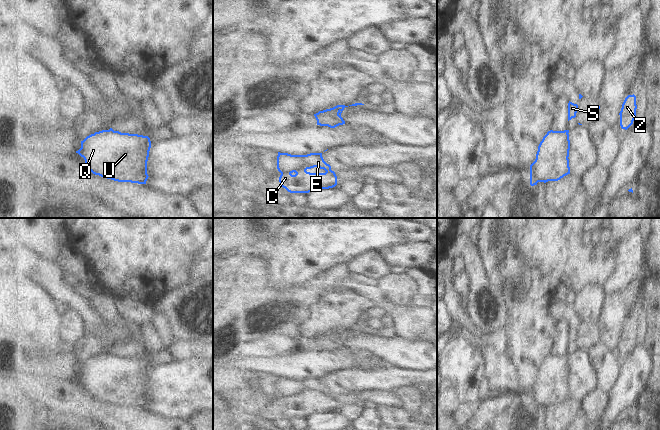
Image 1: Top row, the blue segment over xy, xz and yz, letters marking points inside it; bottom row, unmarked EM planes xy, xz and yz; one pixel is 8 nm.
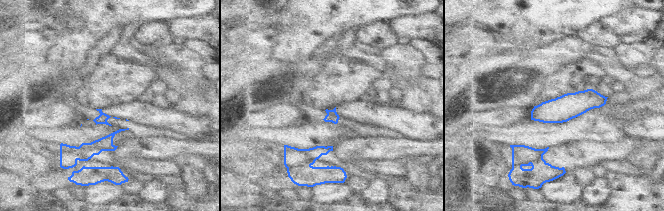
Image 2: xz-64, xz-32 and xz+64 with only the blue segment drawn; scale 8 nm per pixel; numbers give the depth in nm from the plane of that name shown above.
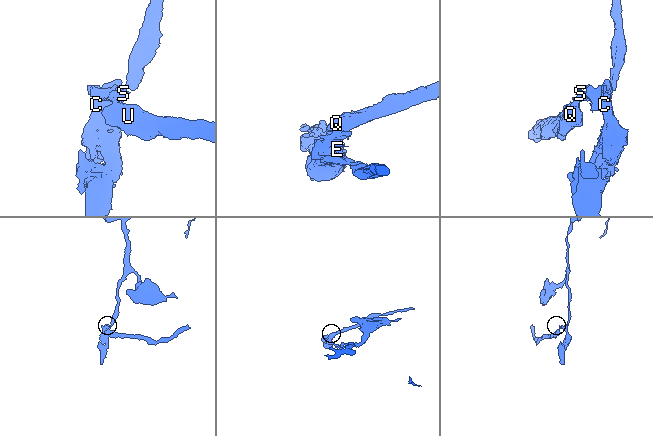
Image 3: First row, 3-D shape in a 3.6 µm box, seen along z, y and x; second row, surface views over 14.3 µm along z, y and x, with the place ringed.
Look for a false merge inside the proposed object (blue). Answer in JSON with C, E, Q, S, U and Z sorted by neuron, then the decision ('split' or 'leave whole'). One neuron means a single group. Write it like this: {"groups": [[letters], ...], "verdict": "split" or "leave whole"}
{"groups": [["C", "E", "S", "Z"], ["Q", "U"]], "verdict": "split"}

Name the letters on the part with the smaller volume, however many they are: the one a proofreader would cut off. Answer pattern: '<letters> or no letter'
Q, U.

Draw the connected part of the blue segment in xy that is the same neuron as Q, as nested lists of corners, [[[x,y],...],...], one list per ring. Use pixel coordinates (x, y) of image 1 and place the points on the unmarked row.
[[[102,354],[87,360],[76,375],[95,399],[146,408],[151,365],[148,360]]]

